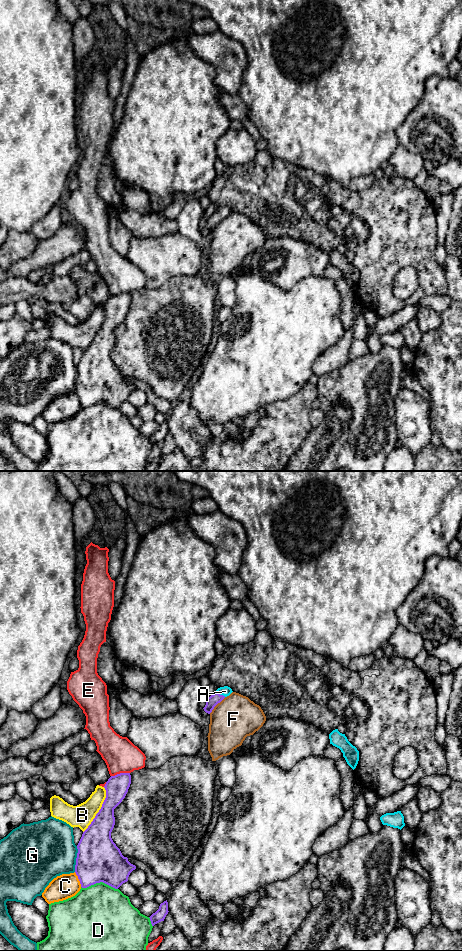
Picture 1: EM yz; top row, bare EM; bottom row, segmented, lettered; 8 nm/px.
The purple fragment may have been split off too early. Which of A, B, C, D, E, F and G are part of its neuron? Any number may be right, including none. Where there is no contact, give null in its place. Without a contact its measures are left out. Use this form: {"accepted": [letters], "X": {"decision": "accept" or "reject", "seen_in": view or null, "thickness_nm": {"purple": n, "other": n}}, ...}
{"accepted": ["A"], "A": {"decision": "accept", "seen_in": "yz", "thickness_nm": {"purple": 90, "other": 80}}, "B": {"decision": "reject", "seen_in": "yz", "thickness_nm": {"purple": 240, "other": 180}}, "C": {"decision": "reject", "seen_in": "yz", "thickness_nm": {"purple": 360, "other": 200}}, "D": {"decision": "reject", "seen_in": "yz", "thickness_nm": {"purple": 360, "other": 460}}, "E": {"decision": "reject", "seen_in": "yz", "thickness_nm": {"purple": 180, "other": 280}}, "F": {"decision": "reject", "seen_in": "yz", "thickness_nm": {"purple": 90, "other": 360}}, "G": {"decision": "reject", "seen_in": "yz", "thickness_nm": {"purple": 360, "other": 440}}}

